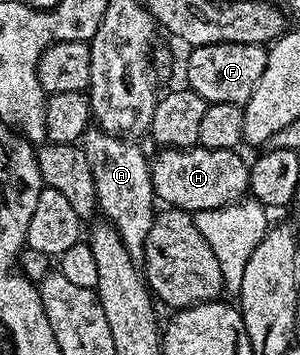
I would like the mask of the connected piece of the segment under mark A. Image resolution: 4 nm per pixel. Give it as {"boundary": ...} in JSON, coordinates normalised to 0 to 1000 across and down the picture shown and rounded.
{"boundary":[[[303,358],[277,389],[277,417],[290,459],[303,459],[303,493],[317,493],[317,549],[333,608],[397,651],[410,696],[437,730],[470,741],[483,730],[490,651],[517,608],[517,546],[503,515],[500,445],[467,420],[467,406],[440,394],[347,375],[340,363]]]}

